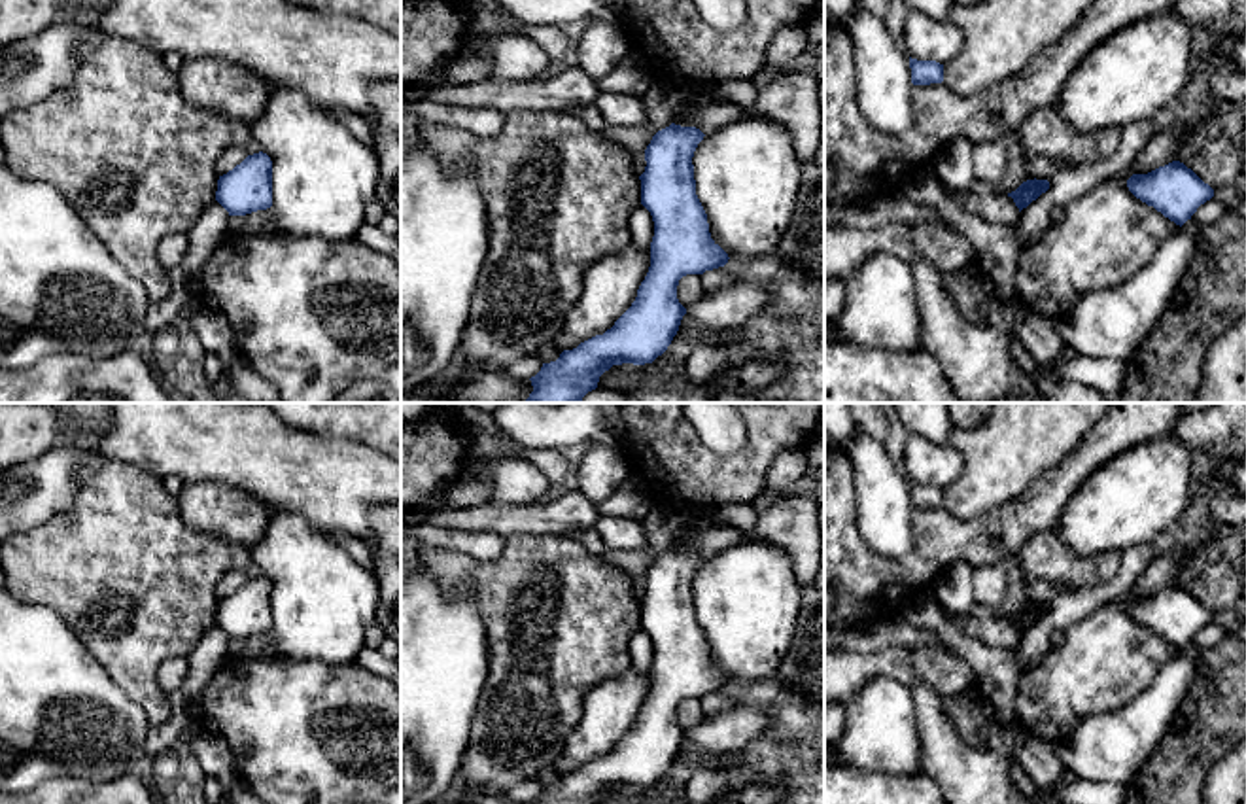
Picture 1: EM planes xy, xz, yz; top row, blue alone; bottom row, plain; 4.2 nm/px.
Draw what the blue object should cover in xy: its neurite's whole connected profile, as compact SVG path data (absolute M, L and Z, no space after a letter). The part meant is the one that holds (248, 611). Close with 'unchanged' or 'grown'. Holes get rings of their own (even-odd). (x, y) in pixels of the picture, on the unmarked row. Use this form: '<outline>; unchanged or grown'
M259 575L248 579L227 598L219 600L216 624L229 639L246 639L272 630L272 585Z; unchanged

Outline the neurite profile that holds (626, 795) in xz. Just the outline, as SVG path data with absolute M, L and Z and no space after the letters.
M622 787L613 789L599 800L599 804L688 804L688 800L684 789L675 793L658 793L654 787Z

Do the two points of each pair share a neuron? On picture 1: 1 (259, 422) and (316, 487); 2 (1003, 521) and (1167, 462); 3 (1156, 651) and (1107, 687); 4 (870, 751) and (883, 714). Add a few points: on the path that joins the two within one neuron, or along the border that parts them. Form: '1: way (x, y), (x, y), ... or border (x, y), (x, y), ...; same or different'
1: way (267, 437), (301, 471); same
2: border (1103, 464), (1080, 485), (1055, 526); different
3: way (1144, 653), (1118, 676); same
4: way (872, 742), (882, 733), (882, 723); same

